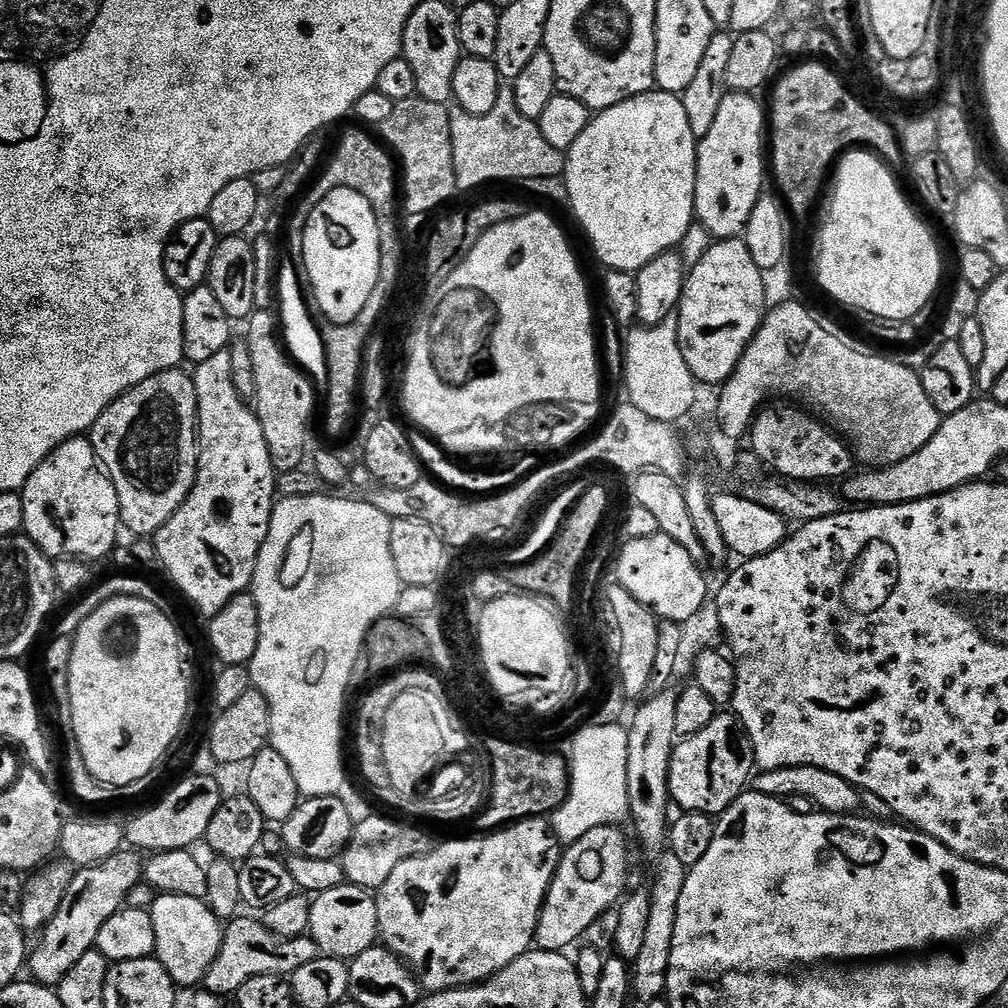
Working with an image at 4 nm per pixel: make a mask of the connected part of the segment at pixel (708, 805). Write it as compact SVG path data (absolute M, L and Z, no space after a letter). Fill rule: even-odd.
M716 715L706 730L683 737L672 749L668 763L668 794L671 803L675 807L677 804L685 813L719 817L749 787L754 764L746 751L735 715L727 715Z

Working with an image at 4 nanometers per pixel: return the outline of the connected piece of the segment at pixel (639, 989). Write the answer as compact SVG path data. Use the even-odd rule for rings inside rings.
M671 854L663 857L664 865L656 876L656 885L650 888L650 922L646 922L646 943L642 946L642 954L631 965L631 991L641 1002L659 1000L665 995L668 986L668 967L670 966L670 950L674 938L674 922L680 911L680 895L686 875L686 868L676 856ZM665 859L665 860L664 860Z

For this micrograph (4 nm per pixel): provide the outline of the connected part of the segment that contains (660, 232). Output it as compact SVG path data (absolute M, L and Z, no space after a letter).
M653 90L641 96L617 99L617 104L609 103L603 112L593 115L586 130L578 134L578 142L567 149L562 188L605 269L637 273L652 259L680 245L683 235L694 223L698 138L694 130L690 130L683 99L672 92L675 91Z

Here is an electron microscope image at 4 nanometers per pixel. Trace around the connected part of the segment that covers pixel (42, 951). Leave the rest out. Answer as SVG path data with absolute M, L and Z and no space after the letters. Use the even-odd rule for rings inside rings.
M121 850L102 862L79 869L73 875L57 912L39 933L40 941L31 945L26 964L30 972L32 968L31 979L35 983L45 986L59 985L68 975L68 971L87 952L95 949L98 930L102 930L108 919L125 907L126 894L130 894L130 890L134 890L134 886L141 883L142 860L135 855L139 856L135 851Z

